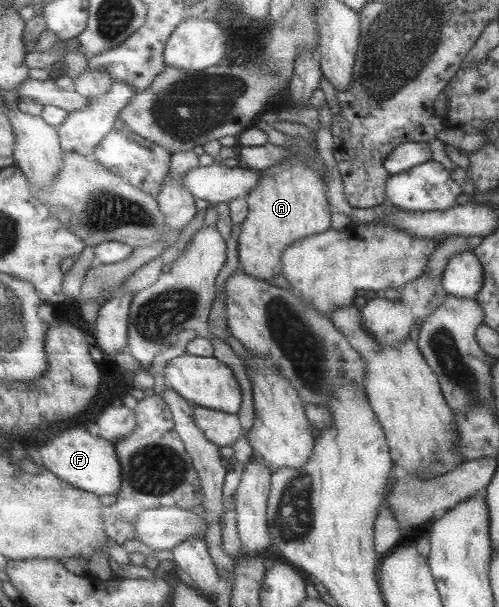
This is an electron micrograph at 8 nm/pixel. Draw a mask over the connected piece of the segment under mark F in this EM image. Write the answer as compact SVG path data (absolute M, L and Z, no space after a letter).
M77 426L61 432L61 436L42 442L40 453L44 466L63 478L65 482L100 496L116 495L123 491L123 464L119 457L118 446L113 440L93 436L85 426Z

